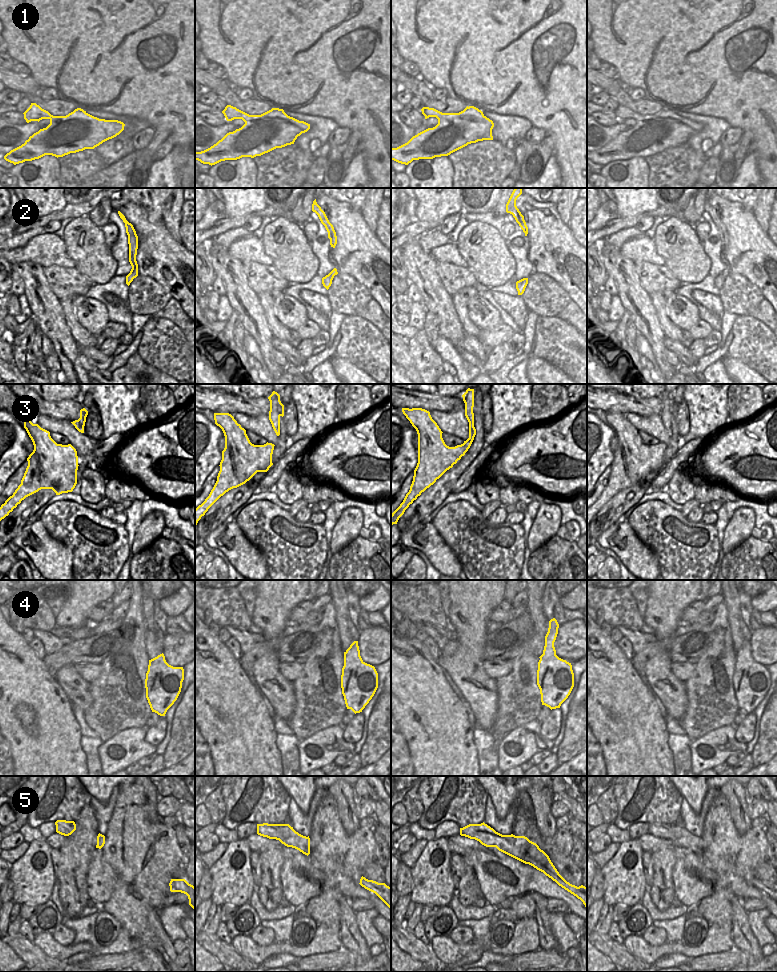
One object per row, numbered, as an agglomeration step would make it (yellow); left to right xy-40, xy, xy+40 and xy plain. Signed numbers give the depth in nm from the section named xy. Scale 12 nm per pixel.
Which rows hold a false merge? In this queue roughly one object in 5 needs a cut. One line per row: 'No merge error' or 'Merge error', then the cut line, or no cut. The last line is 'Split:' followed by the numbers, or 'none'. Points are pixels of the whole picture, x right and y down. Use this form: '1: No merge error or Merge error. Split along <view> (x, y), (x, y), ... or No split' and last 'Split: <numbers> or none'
1: No merge error. No split
2: No merge error. No split
3: No merge error. No split
4: Merge error. Split along xy (358, 648), (352, 652), (344, 653)
5: No merge error. No split
Split: 4.

